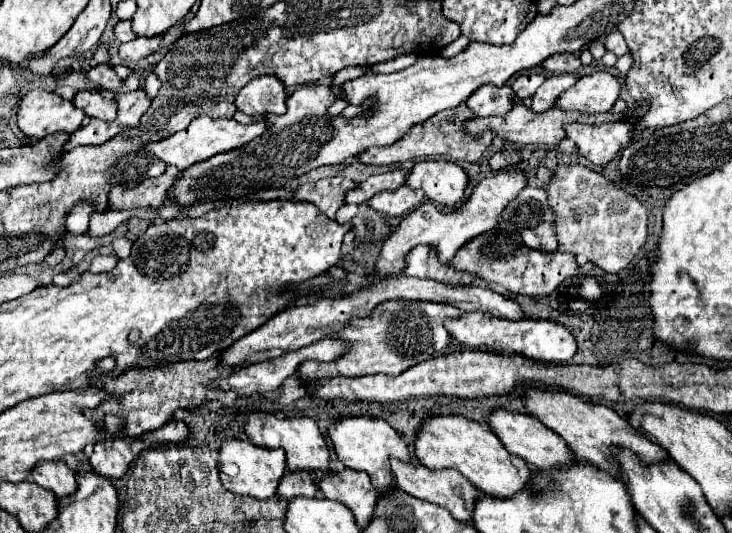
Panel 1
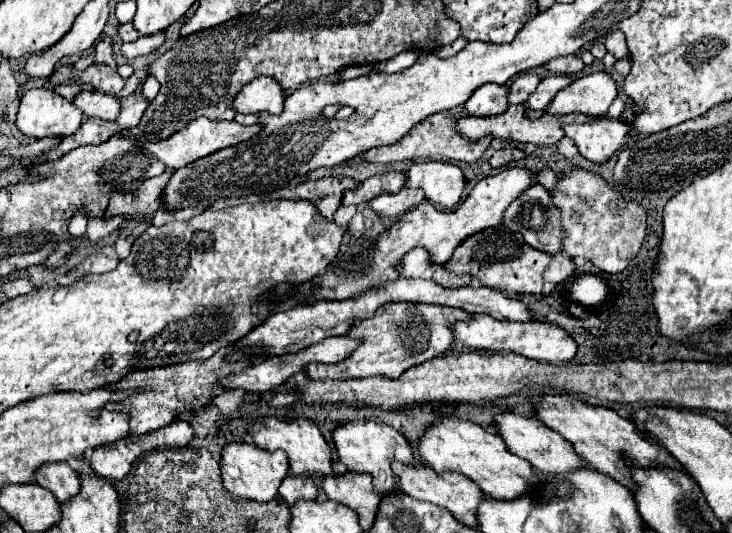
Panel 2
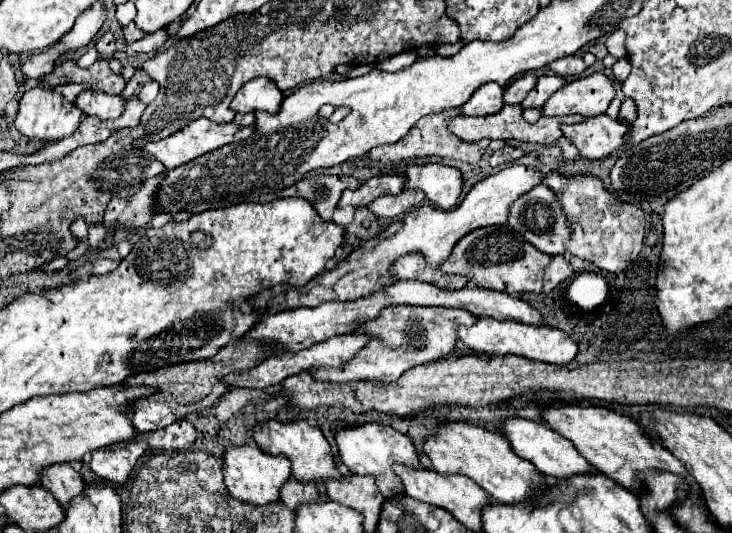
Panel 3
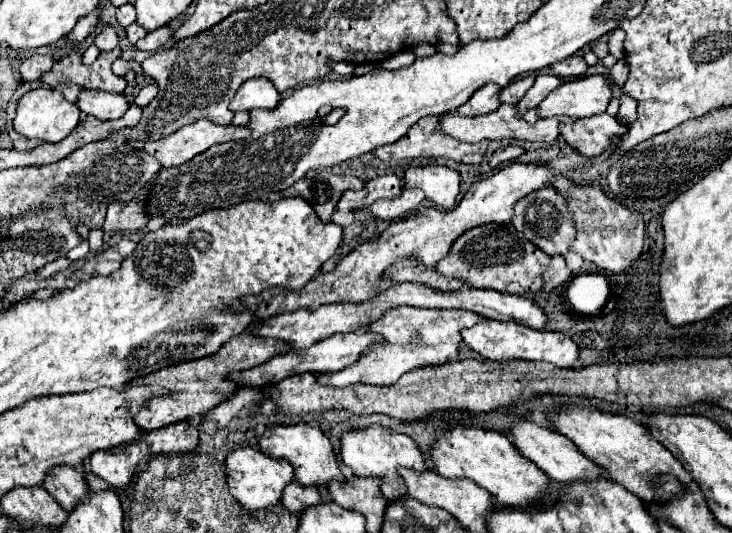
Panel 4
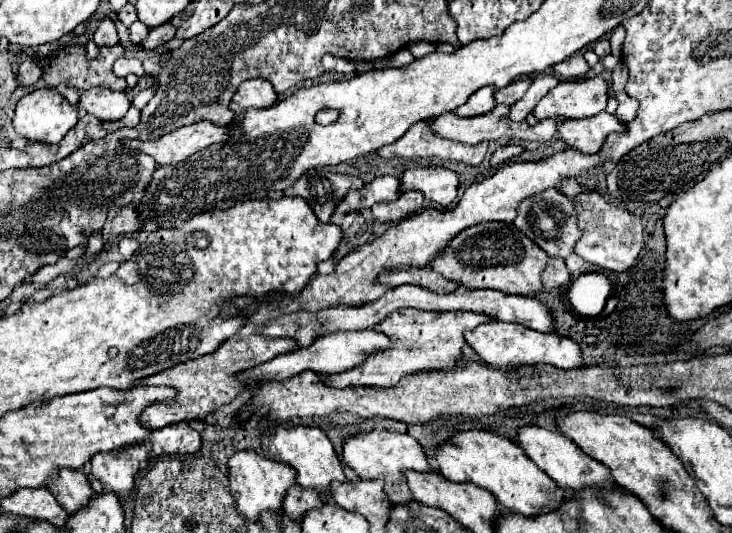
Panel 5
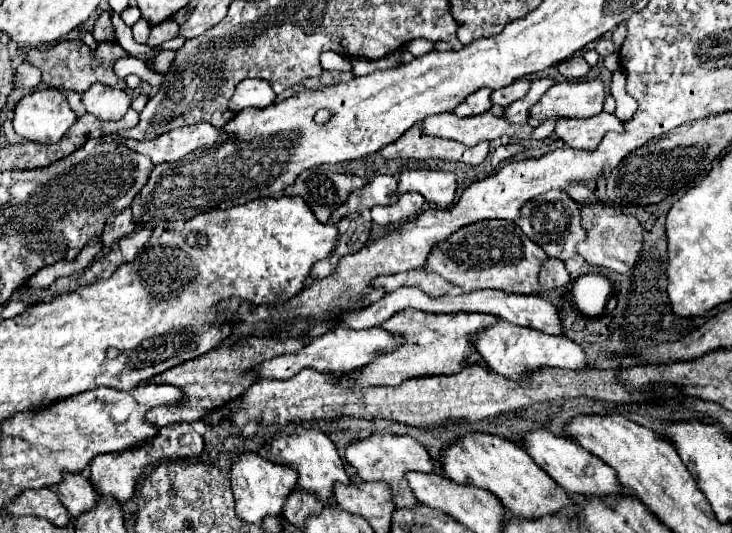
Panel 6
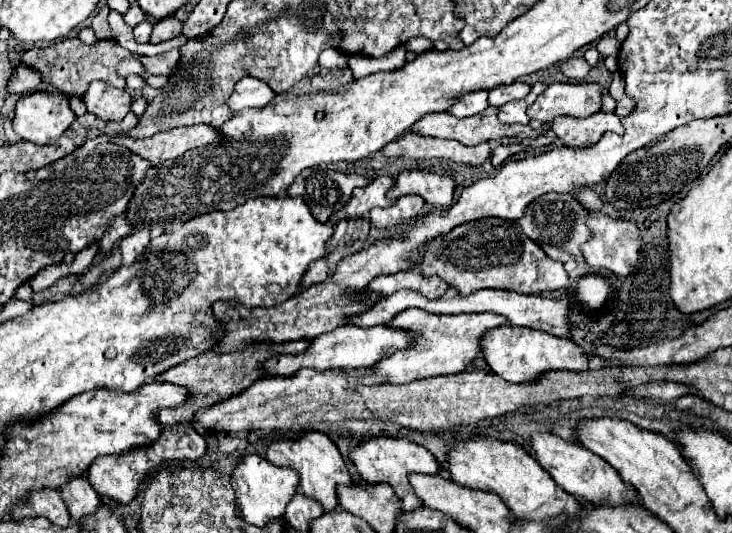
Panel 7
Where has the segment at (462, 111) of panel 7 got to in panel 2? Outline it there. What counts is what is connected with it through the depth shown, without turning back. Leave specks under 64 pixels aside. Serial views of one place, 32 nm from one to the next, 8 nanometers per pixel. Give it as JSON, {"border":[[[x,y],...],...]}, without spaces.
{"border":[[[484,84],[480,86],[466,102],[466,112],[470,116],[494,116],[502,114],[508,108],[506,102],[508,86],[498,84]]]}

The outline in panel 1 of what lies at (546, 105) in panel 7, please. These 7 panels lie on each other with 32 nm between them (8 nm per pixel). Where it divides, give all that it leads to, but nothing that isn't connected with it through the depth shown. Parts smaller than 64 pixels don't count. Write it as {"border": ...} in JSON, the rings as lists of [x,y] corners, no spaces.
{"border":[[[592,72],[588,76],[582,76],[572,88],[568,88],[568,92],[562,92],[560,100],[556,100],[556,106],[552,108],[600,114],[608,112],[618,96],[620,82],[616,76],[608,72]]]}

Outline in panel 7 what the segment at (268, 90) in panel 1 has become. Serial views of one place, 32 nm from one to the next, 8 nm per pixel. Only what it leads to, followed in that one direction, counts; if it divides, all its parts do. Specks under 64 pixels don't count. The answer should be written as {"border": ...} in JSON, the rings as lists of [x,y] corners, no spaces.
{"border":[[[246,76],[234,86],[232,96],[228,98],[228,108],[232,112],[240,112],[244,108],[264,108],[274,96],[274,90],[264,80]]]}

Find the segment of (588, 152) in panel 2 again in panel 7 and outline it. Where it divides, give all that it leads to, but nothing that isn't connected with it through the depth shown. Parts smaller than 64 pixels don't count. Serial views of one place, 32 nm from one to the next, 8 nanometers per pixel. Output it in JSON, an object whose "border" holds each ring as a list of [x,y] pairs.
{"border":[[[596,112],[588,118],[556,116],[552,132],[564,142],[564,146],[590,146],[600,140],[604,132],[622,132],[620,118],[614,112]]]}

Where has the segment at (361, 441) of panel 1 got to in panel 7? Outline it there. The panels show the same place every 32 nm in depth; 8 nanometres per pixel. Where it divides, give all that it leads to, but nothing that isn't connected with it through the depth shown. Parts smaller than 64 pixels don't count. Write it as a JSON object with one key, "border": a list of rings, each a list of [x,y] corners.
{"border":[[[380,436],[380,438],[368,440],[368,442],[360,444],[358,448],[354,448],[350,452],[350,458],[356,464],[360,476],[368,484],[382,484],[382,482],[390,484],[396,490],[396,494],[400,496],[402,510],[406,510],[406,512],[414,512],[416,508],[422,506],[422,502],[418,500],[416,492],[412,492],[410,484],[408,484],[408,474],[412,474],[412,472],[438,474],[438,470],[440,470],[438,460],[424,446],[418,446],[412,440],[408,440],[408,438],[386,438],[386,436]]]}

